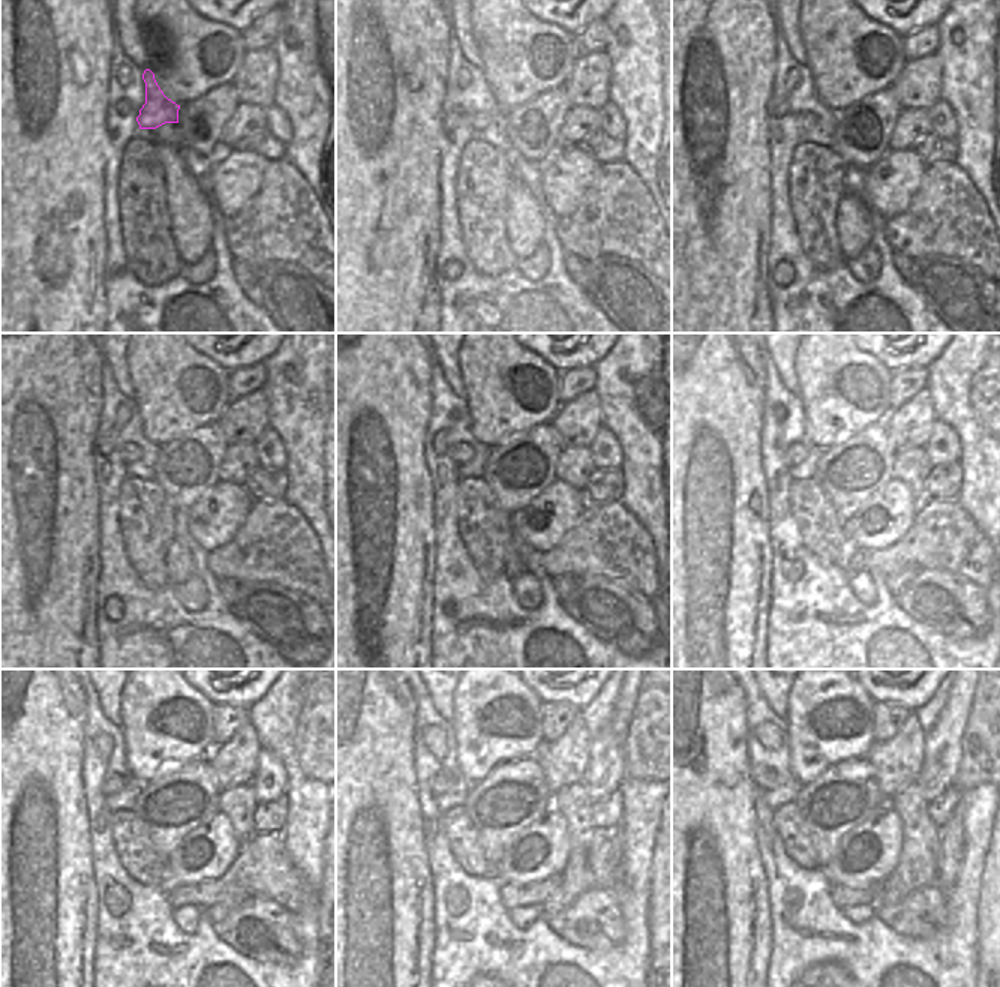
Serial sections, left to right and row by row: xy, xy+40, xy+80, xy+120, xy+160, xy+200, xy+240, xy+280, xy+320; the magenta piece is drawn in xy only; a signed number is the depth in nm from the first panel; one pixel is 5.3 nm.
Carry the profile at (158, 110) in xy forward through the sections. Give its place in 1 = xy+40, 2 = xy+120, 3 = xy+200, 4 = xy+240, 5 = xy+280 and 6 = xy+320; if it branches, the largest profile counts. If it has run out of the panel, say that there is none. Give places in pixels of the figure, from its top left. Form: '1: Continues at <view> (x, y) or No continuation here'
1: Continues at xy+40 (482, 119)
2: Continues at xy+120 (131, 453)
3: Continues at xy+200 (795, 453)
4: Continues at xy+240 (113, 783)
5: Continues at xy+280 (443, 783)
6: Continues at xy+320 (765, 779)

